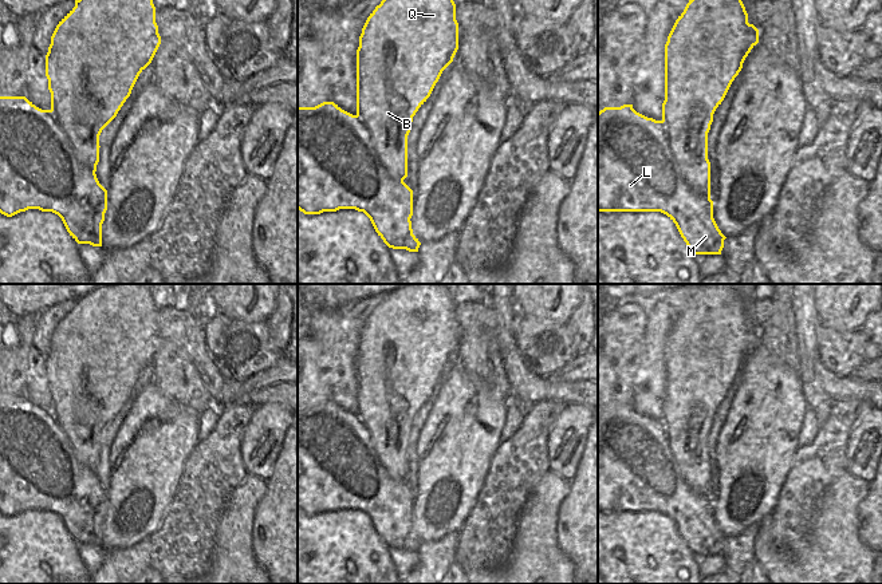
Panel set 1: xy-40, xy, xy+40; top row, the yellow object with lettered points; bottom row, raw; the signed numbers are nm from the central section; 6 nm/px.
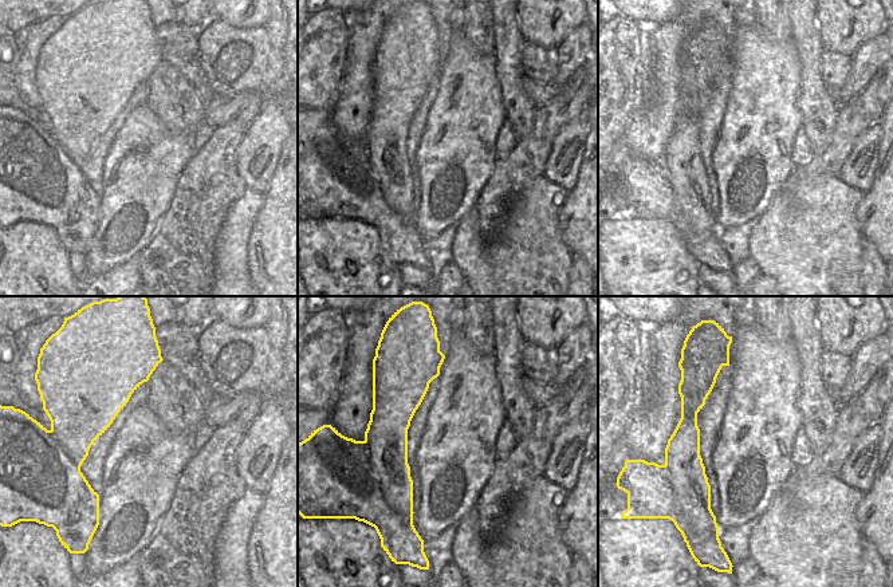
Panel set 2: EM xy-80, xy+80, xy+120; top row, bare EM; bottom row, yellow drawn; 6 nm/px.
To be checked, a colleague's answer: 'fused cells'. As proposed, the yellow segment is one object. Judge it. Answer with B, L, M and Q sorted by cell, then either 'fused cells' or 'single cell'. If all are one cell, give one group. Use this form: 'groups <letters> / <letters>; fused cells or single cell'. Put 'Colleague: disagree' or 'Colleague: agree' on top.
Colleague: agree
groups B Q / L M; fused cells

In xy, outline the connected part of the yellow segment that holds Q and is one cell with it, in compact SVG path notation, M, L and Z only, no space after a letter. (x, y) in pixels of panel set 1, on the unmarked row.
M405 284L383 297L362 328L357 350L357 417L370 435L375 457L389 476L398 482L407 477L407 435L413 417L430 396L457 350L456 304L445 284Z

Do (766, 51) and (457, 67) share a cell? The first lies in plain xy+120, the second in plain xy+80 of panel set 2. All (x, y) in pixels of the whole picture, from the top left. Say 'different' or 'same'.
same

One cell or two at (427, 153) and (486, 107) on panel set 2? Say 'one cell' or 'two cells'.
one cell

